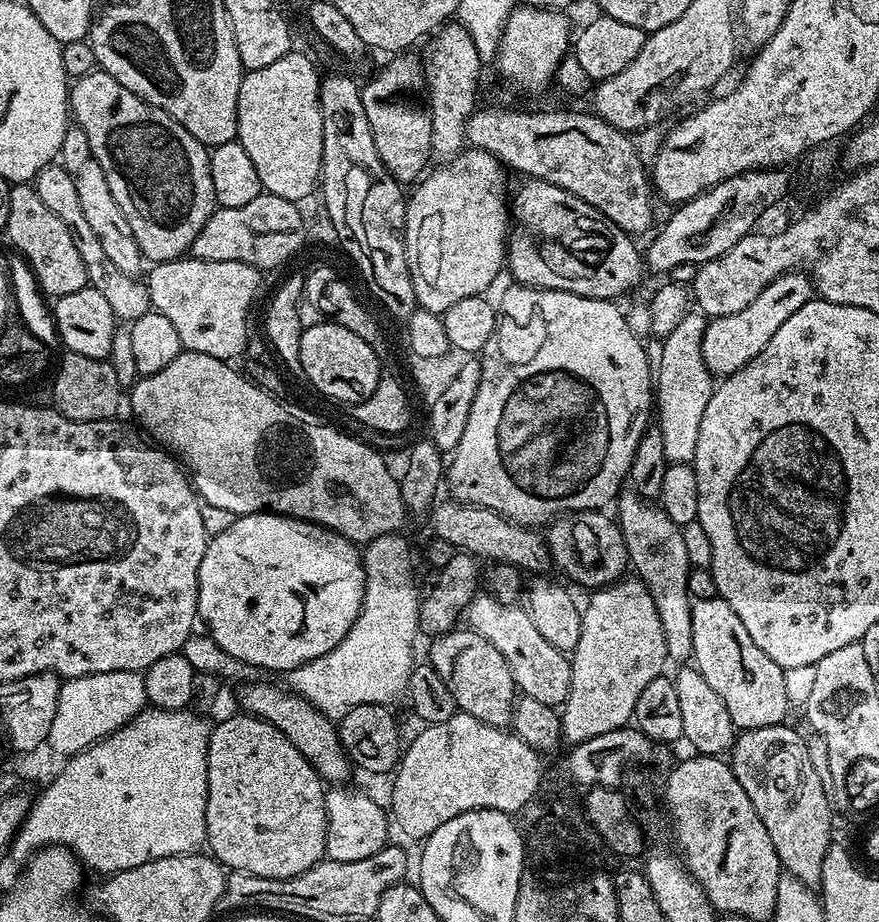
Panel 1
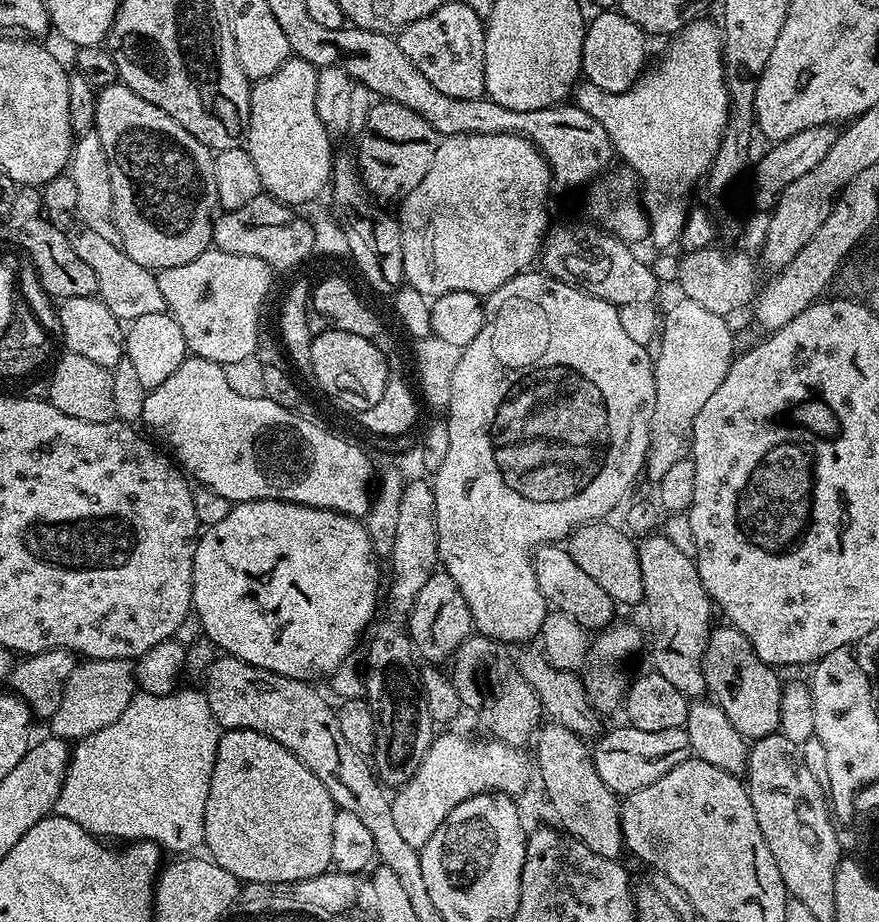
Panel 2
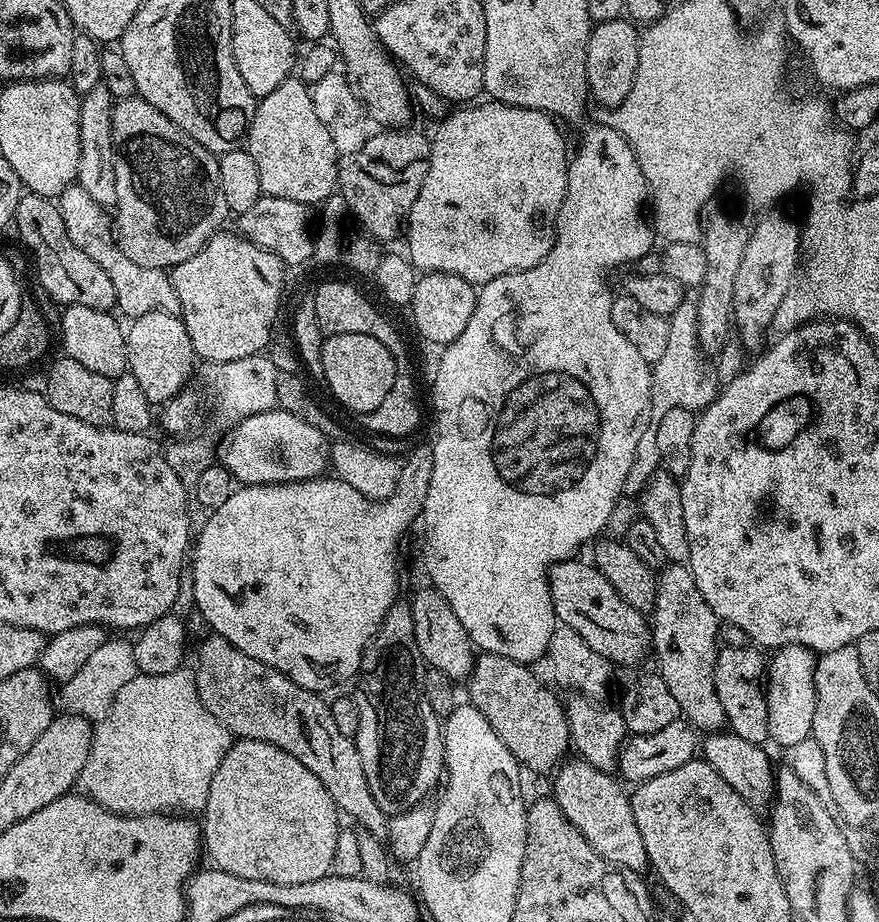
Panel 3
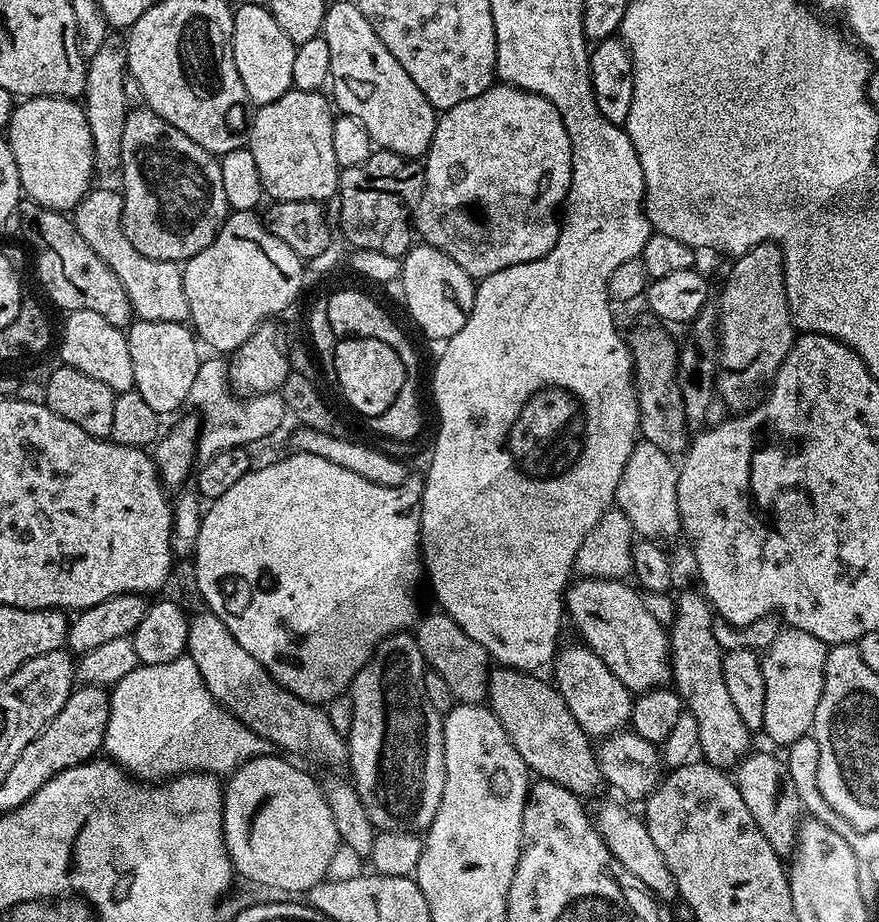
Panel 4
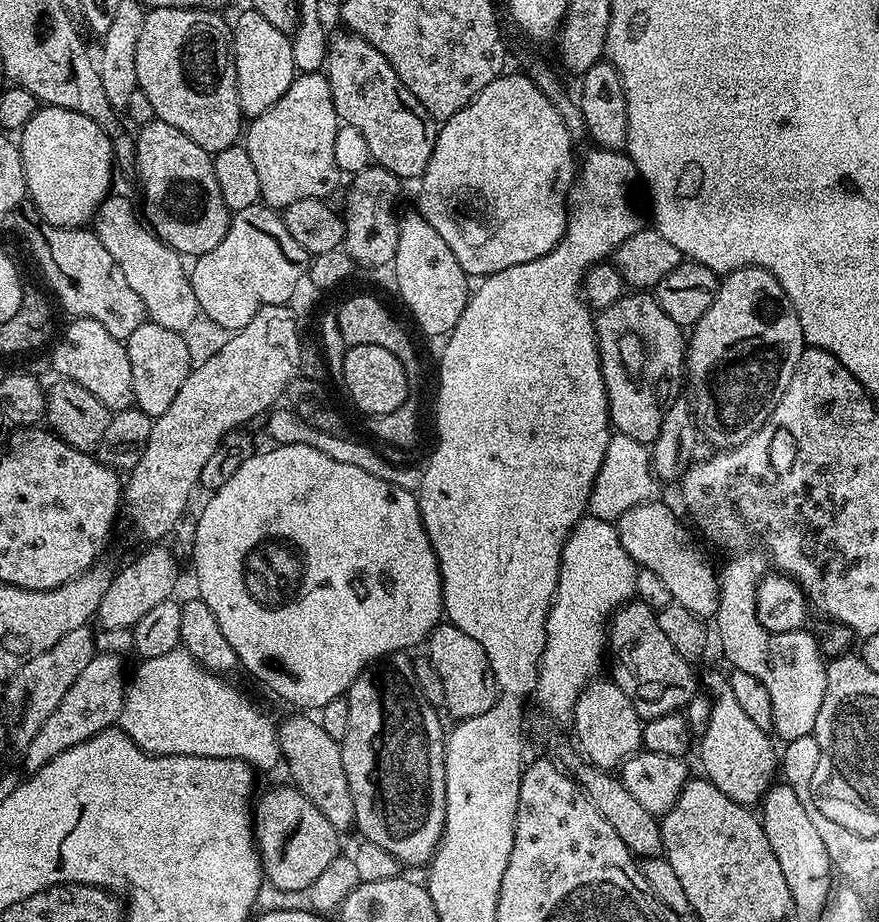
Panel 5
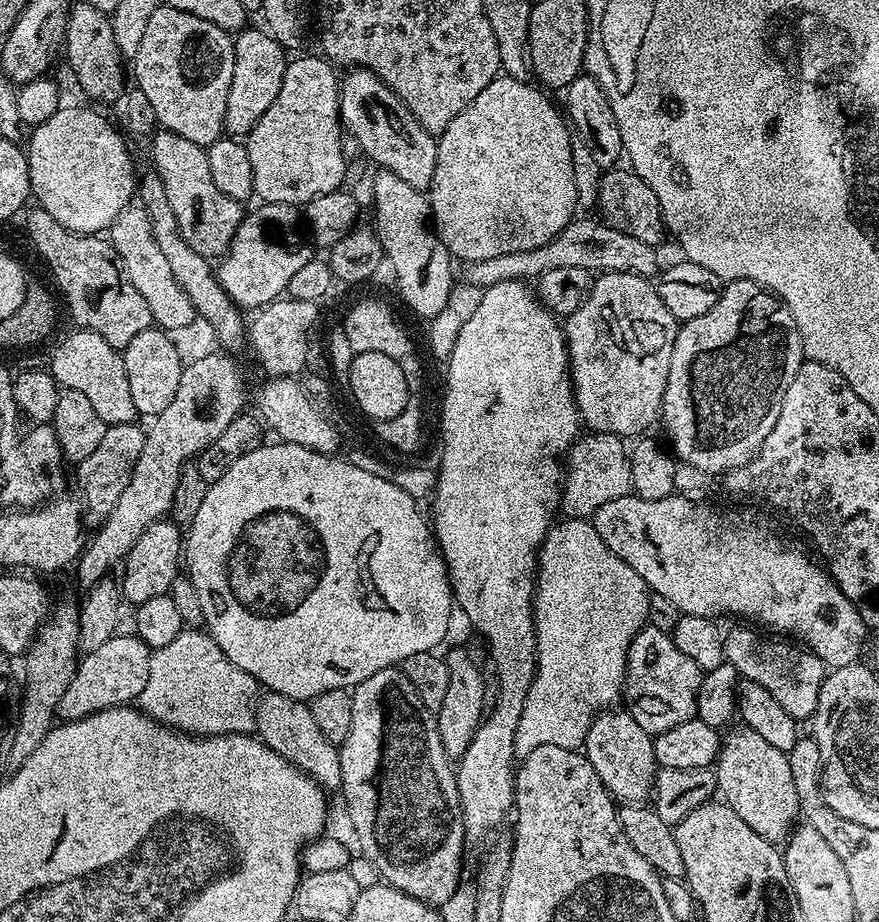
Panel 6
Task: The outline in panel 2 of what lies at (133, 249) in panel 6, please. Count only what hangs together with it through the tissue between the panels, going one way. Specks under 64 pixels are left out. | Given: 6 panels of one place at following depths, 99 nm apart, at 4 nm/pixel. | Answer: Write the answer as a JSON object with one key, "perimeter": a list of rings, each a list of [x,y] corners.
{"perimeter":[[[68,174],[56,176],[49,184],[43,185],[44,215],[58,230],[71,238],[72,249],[90,270],[94,270],[98,298],[106,306],[110,306],[110,314],[114,314],[122,322],[131,322],[143,318],[145,314],[158,314],[166,309],[166,298],[162,298],[162,290],[158,287],[158,275],[153,269],[138,266],[134,258],[127,256],[120,246],[102,238],[94,231],[84,228],[75,236],[78,229],[76,217],[76,190],[74,182]]]}

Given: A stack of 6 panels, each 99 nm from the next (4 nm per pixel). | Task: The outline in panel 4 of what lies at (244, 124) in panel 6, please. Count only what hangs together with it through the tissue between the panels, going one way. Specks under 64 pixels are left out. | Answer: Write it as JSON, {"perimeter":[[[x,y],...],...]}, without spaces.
{"perimeter":[[[263,3],[244,4],[233,11],[232,53],[234,66],[238,66],[238,78],[242,78],[242,86],[246,86],[246,94],[253,105],[269,104],[292,91],[296,44],[286,38],[282,26],[274,22]]]}

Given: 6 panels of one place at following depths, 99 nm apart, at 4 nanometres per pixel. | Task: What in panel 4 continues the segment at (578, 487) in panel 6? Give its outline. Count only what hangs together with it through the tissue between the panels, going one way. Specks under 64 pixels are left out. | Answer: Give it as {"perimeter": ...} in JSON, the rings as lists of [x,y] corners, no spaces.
{"perimeter":[[[641,439],[633,444],[632,453],[616,487],[614,504],[626,514],[626,518],[630,518],[633,533],[644,538],[679,537],[682,529],[678,514],[678,468],[673,457],[658,450],[658,446],[649,440]]]}

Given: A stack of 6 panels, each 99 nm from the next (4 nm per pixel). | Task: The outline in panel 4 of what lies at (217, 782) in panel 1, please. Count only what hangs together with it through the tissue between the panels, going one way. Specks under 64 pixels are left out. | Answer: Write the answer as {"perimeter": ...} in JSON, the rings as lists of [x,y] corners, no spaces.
{"perimeter":[[[265,754],[256,756],[252,760],[247,760],[240,765],[235,772],[227,777],[224,789],[224,845],[228,851],[228,859],[232,861],[232,867],[237,877],[245,876],[248,880],[253,880],[256,884],[261,884],[264,888],[277,888],[280,892],[300,892],[307,894],[311,888],[324,883],[328,875],[330,858],[334,858],[334,850],[340,843],[338,826],[334,826],[334,814],[330,814],[327,795],[322,791],[322,784],[319,784],[308,772],[303,772],[291,759],[285,758],[280,754]]]}

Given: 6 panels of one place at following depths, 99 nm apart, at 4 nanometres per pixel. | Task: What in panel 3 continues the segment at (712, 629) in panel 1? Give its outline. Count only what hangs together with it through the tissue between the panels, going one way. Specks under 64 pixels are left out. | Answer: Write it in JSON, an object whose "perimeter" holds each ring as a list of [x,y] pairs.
{"perimeter":[[[759,647],[724,648],[716,653],[714,666],[714,690],[722,701],[727,727],[738,738],[761,746],[769,743],[769,719],[767,718],[766,656]]]}

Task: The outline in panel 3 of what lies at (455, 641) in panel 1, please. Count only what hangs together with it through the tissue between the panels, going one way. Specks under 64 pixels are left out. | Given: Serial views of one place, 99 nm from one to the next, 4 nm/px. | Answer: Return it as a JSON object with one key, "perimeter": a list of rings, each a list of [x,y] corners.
{"perimeter":[[[480,652],[472,674],[466,681],[471,707],[490,722],[490,726],[506,742],[506,750],[523,767],[539,774],[559,769],[569,755],[572,739],[564,704],[526,664],[519,664],[502,654]]]}

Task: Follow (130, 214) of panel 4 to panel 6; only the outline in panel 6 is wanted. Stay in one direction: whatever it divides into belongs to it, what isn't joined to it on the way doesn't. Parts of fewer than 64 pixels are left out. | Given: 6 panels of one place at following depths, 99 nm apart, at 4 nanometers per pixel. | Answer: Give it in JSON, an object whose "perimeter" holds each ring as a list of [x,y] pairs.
{"perimeter":[[[160,130],[151,137],[151,167],[162,178],[162,186],[166,186],[166,198],[170,198],[170,207],[174,210],[174,218],[178,218],[178,230],[182,238],[198,254],[209,258],[220,258],[232,245],[234,234],[238,230],[246,212],[241,201],[226,198],[218,186],[210,178],[210,162],[207,151],[201,145],[190,142],[178,134]]]}

